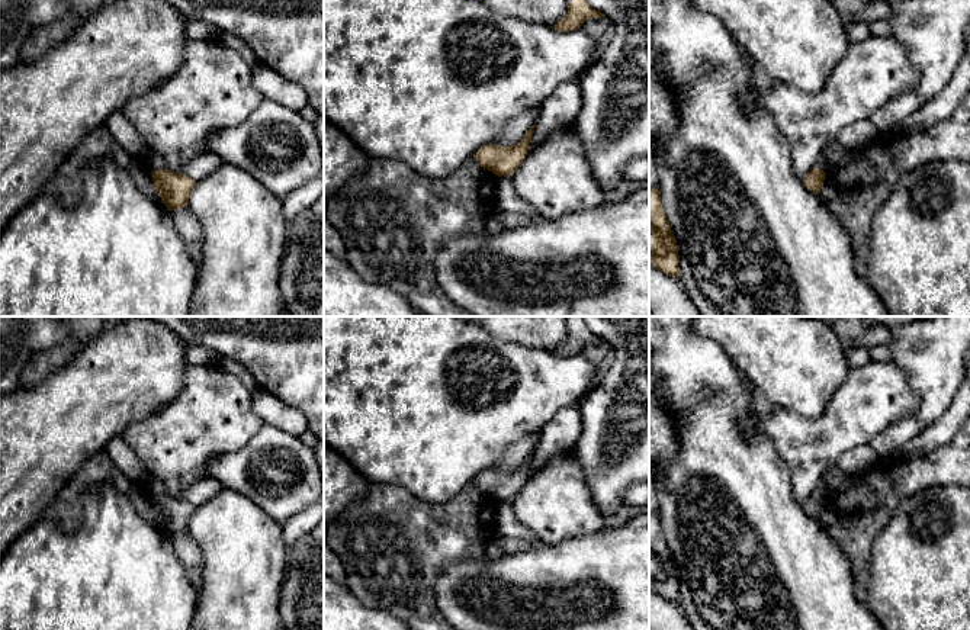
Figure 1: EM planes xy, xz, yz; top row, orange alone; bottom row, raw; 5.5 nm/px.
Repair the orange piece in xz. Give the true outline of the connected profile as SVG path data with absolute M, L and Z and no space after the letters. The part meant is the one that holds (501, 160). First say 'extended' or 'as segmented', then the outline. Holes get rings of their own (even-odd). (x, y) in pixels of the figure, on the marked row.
as segmented; M536 123L527 131L526 136L513 147L502 145L484 145L475 154L481 167L492 171L495 176L511 176L523 163L529 152L529 144L531 141Z

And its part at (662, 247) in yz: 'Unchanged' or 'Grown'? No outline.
Unchanged

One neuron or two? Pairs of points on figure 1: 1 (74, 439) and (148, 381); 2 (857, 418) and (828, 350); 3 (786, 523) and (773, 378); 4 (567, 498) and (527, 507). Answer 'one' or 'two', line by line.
1: one
2: two
3: two
4: one

